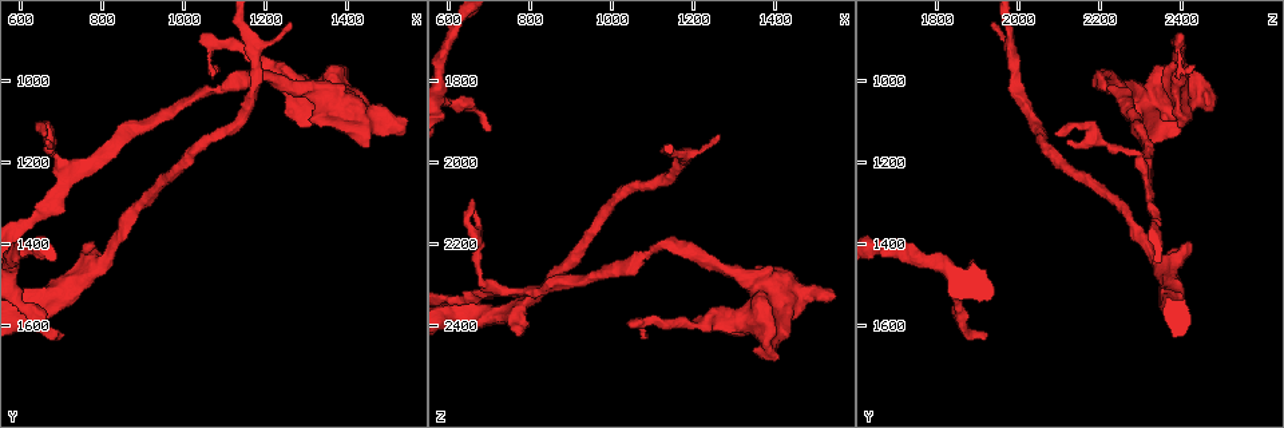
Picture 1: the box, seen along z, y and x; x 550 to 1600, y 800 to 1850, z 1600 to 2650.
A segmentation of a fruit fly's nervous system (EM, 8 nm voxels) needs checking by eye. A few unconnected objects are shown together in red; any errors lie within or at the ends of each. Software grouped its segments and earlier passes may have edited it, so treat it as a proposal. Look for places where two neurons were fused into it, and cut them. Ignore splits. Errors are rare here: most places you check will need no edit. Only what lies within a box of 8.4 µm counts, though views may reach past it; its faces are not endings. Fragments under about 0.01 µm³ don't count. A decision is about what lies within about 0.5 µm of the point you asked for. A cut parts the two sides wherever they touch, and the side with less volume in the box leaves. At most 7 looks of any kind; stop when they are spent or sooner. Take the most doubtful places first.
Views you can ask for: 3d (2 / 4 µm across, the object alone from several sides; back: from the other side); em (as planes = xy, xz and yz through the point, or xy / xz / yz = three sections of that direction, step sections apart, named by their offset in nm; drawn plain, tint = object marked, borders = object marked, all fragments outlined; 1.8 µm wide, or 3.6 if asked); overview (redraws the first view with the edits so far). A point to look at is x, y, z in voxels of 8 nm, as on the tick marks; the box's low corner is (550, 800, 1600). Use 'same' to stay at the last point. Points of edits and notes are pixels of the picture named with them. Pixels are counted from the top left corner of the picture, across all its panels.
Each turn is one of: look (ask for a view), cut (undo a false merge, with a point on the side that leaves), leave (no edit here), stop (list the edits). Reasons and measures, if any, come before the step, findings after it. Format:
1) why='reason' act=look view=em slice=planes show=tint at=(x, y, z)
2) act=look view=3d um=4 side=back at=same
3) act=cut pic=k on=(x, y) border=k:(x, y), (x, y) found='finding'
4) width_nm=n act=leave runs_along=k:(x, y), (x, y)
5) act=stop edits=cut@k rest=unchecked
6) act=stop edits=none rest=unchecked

act=look view=3d um=2 at=(770, 1455, 2365)

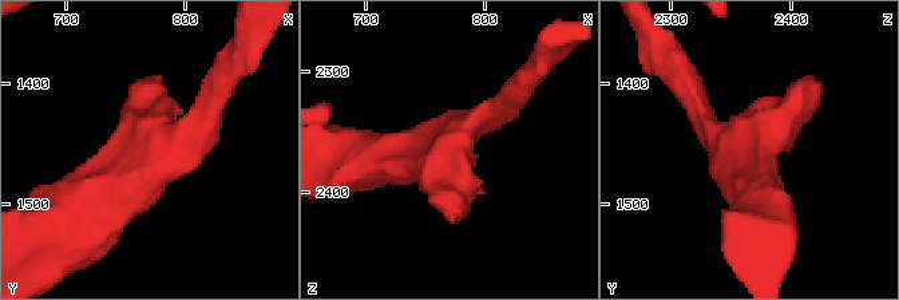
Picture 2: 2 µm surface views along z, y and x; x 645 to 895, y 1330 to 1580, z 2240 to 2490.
why='now the EM' act=look view=em slice=xz step=8 show=tint at=(768, 1456, 2366)

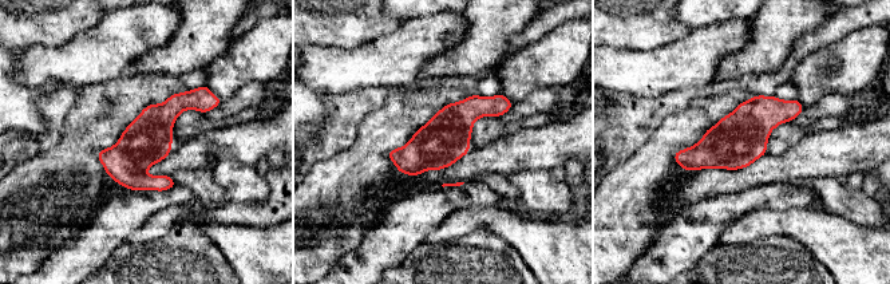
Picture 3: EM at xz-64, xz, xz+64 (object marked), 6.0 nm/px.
act=look view=em slice=xy step=16 show=tint at=same

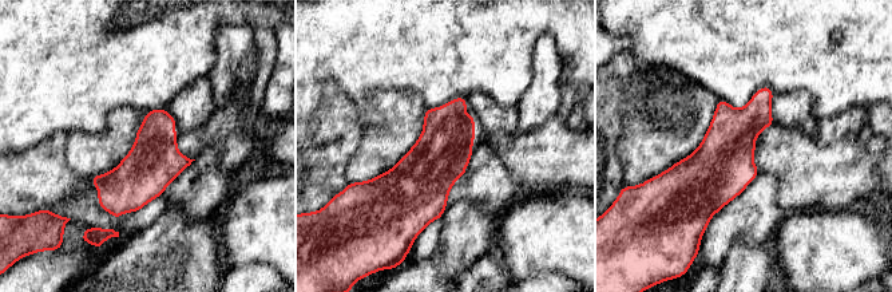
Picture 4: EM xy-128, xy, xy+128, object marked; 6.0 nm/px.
width_nm=300 act=leave found='one neuron here'

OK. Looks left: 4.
why='two arms in line, one across' act=look view=3d um=2 at=(760, 1210, 2320)

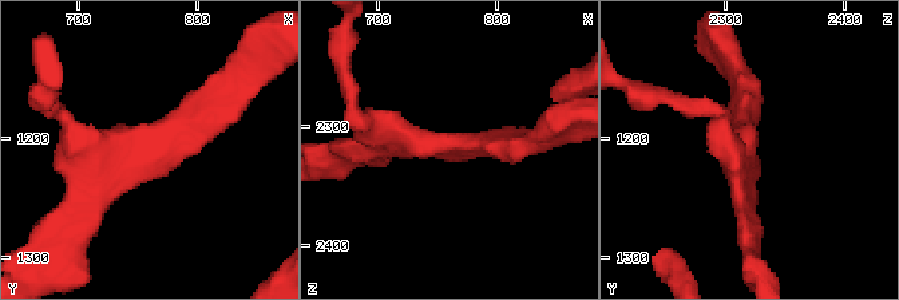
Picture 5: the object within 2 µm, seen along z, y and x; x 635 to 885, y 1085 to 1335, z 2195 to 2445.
arms=3 why='now the EM' act=look view=em slice=planes show=tint at=(758, 1204, 2316)

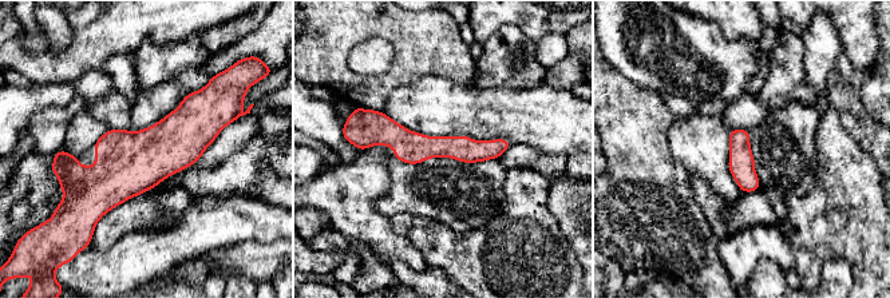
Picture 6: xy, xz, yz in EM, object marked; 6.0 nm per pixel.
act=leave found='one neuron here'

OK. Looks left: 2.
why='thick turns thin' act=look view=3d um=4 at=(1105, 910, 2390)

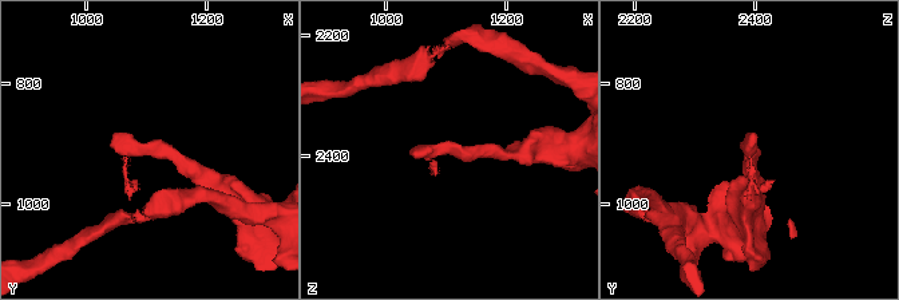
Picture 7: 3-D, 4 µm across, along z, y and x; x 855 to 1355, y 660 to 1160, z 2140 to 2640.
why='need the tissue' act=look view=em slice=planes show=tint at=(1115, 915, 2390)

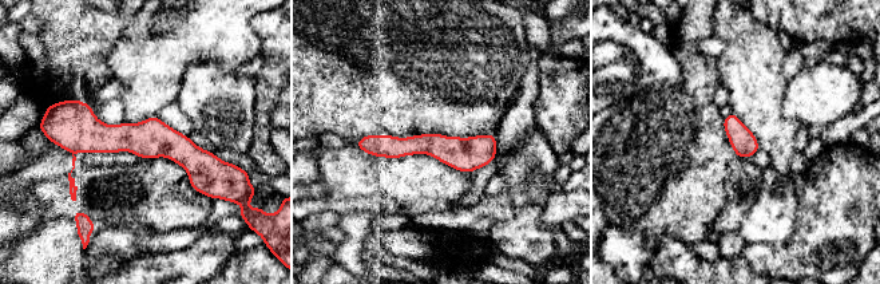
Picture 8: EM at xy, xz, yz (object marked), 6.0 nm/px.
act=leave runs_along=8:(62, 138), (155, 138), (220, 165) found='one neuron here'

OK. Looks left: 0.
act=stop edits=none rest=unchecked

